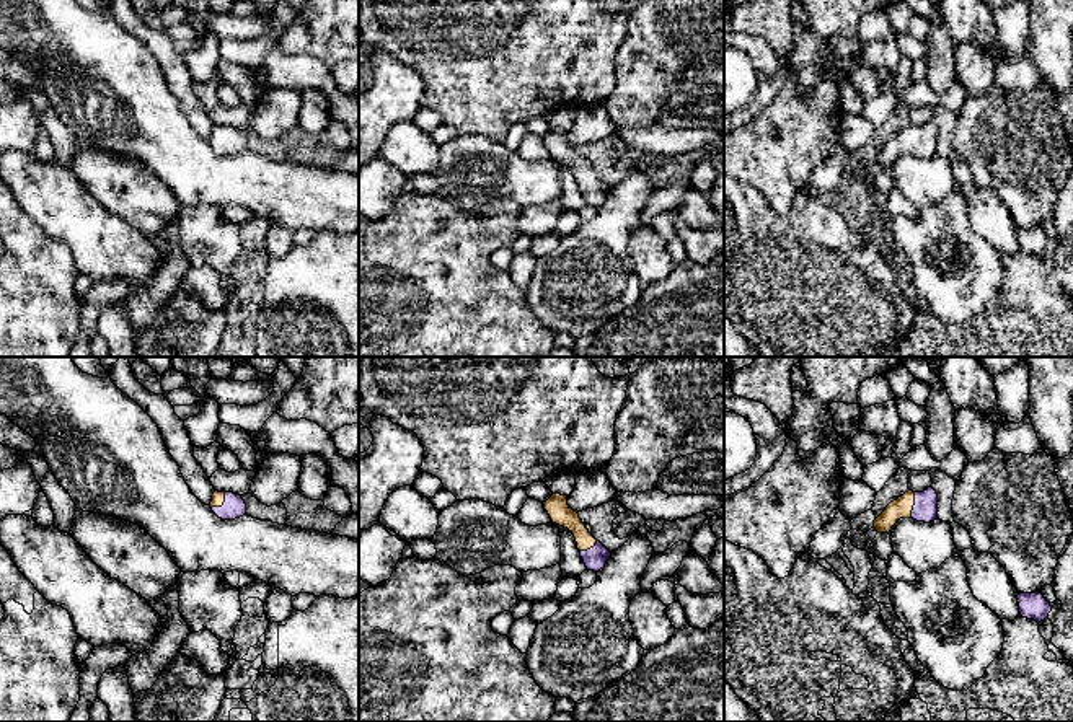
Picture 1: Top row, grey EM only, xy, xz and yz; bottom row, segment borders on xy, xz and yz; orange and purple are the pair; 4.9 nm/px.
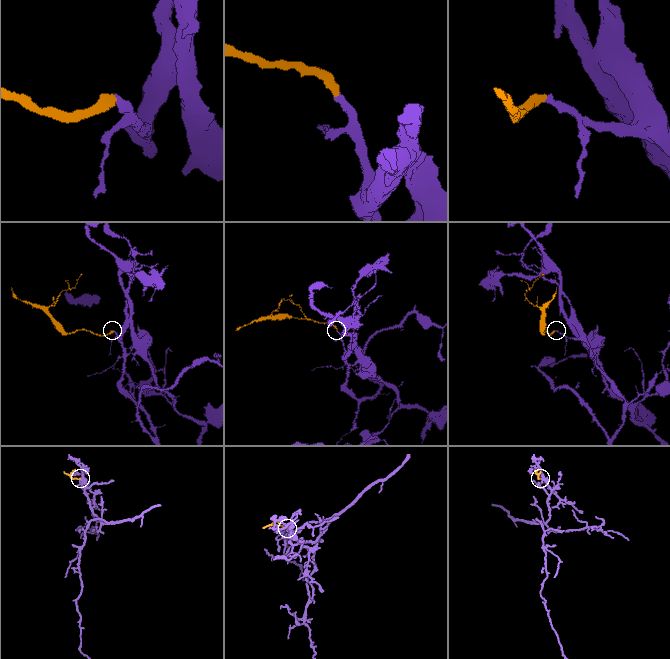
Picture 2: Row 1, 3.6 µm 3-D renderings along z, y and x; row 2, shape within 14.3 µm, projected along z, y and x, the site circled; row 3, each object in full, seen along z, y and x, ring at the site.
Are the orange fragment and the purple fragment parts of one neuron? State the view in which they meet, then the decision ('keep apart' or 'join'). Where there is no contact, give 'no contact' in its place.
yz | join

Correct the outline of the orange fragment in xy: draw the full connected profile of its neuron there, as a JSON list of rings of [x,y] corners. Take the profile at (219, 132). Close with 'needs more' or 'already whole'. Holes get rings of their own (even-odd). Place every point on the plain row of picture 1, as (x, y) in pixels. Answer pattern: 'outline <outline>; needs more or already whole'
outline [[[215,125],[210,137],[212,147],[222,155],[235,155],[246,150],[246,139],[241,130]]]; needs more

